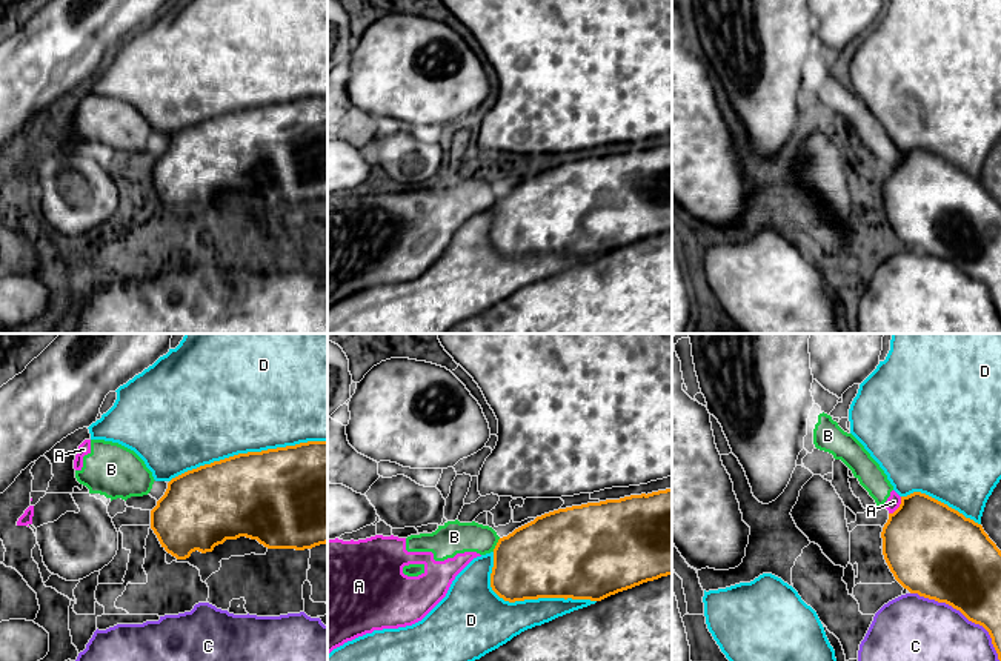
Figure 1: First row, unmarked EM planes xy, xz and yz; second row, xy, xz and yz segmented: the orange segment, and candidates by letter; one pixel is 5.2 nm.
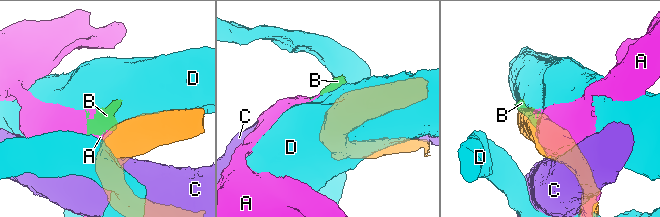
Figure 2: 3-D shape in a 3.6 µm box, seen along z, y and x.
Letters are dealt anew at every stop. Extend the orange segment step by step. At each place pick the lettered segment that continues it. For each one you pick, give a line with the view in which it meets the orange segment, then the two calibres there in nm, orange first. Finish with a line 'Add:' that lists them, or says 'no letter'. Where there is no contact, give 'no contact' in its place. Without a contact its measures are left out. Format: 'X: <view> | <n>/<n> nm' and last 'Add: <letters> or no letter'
Add: no letter

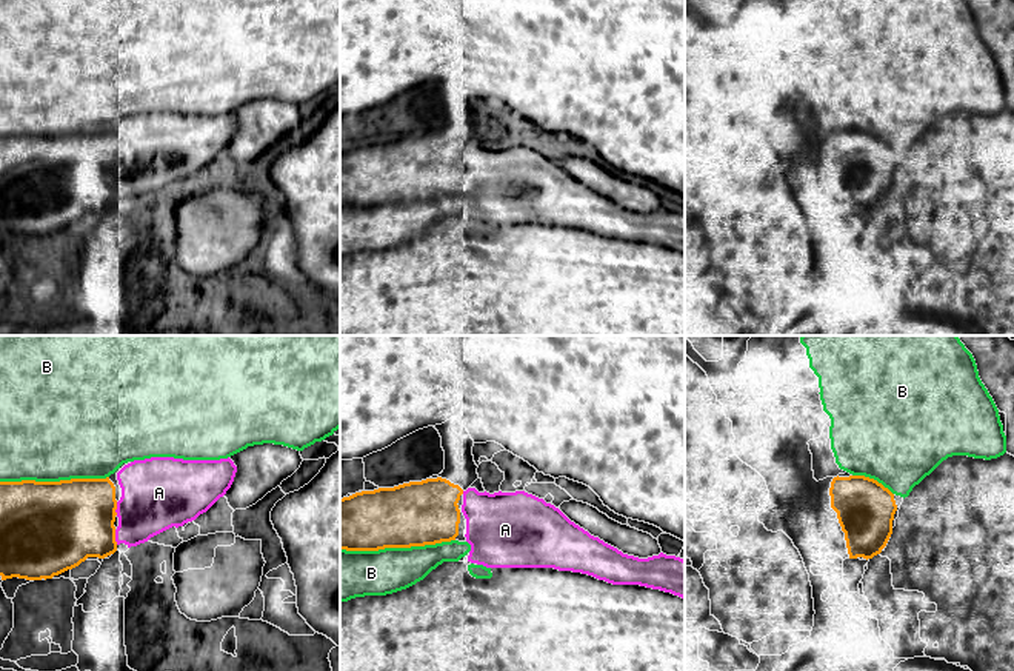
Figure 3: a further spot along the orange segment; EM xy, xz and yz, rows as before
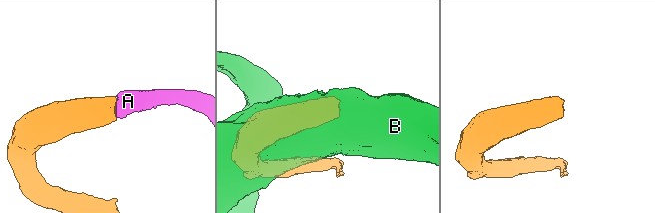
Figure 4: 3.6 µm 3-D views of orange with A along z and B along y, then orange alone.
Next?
A: xy | 420/300 nm
Add: A

